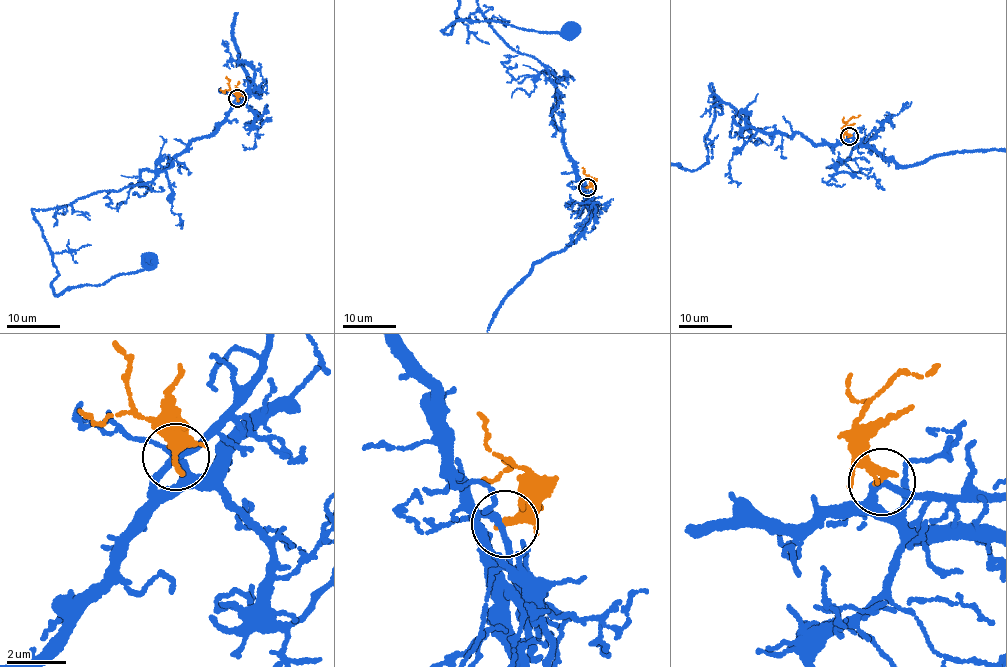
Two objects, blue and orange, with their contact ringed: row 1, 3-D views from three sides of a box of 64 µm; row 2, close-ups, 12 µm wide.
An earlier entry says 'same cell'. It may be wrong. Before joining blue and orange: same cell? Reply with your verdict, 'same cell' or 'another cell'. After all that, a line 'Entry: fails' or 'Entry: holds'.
same cell
Entry: holds

